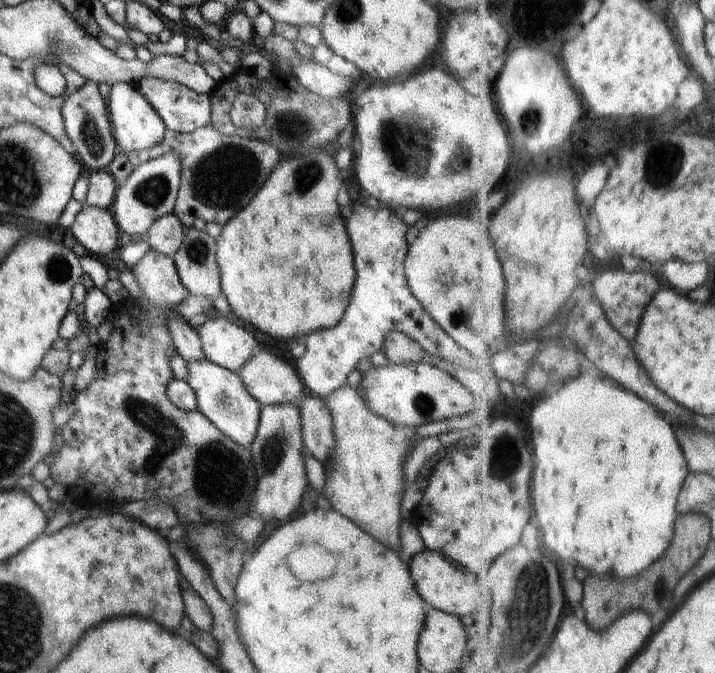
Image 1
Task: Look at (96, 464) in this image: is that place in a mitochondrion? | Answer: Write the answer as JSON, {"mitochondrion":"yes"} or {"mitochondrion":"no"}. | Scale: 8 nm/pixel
{"mitochondrion":"no"}

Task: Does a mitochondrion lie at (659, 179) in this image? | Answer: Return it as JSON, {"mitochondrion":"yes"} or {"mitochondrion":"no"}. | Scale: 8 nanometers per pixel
{"mitochondrion":"yes"}

